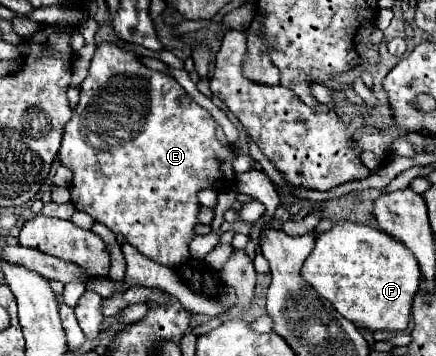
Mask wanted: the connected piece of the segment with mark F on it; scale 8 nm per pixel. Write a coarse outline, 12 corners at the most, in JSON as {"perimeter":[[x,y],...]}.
{"perimeter":[[337,222],[301,276],[359,330],[403,332],[417,258]]}

